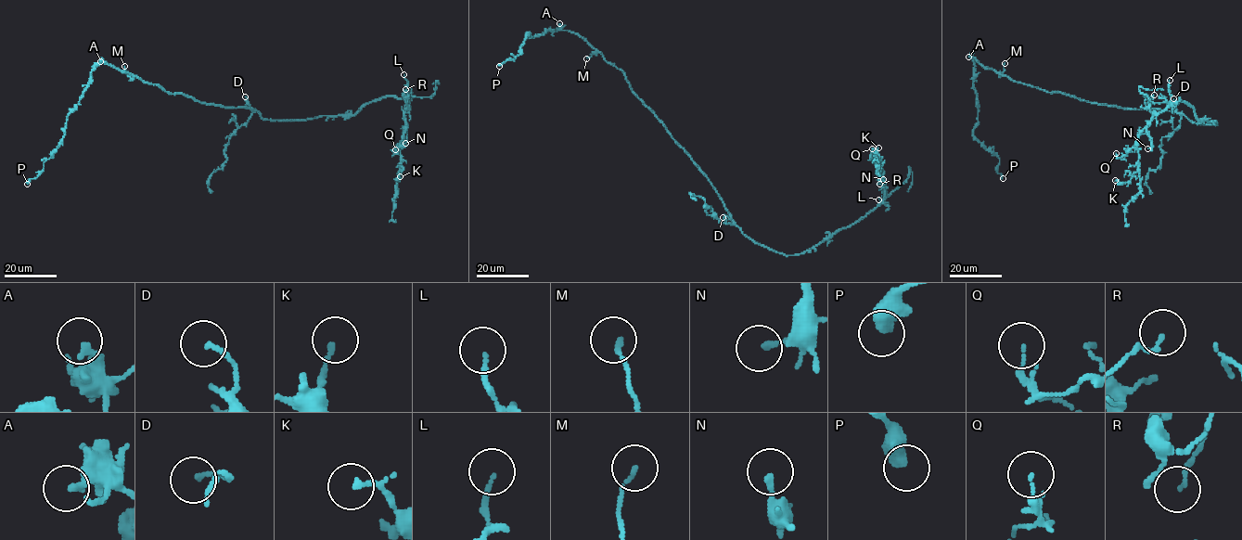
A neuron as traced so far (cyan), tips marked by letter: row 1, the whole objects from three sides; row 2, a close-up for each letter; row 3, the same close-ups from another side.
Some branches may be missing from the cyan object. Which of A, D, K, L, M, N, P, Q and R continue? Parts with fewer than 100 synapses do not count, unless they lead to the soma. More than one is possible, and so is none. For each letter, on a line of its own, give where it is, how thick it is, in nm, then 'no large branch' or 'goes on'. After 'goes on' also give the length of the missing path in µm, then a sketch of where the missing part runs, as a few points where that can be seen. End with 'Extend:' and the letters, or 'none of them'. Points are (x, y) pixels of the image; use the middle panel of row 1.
A: (559, 23) | 220 nm | no large branch
D: (723, 217) | 140 nm | no large branch
K: (878, 147) | 110 nm | no large branch
L: (878, 199) | 140 nm | no large branch
M: (586, 58) | 120 nm | no large branch
N: (883, 179) | 180 nm | no large branch
P: (499, 66) | 500 nm | no large branch
Q: (872, 148) | 80 nm | no large branch
R: (879, 184) | 130 nm | no large branch
Extend: none of them

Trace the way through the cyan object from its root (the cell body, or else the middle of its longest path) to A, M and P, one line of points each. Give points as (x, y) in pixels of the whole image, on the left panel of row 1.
A: (234, 108), (201, 103), (181, 93), (168, 93), (159, 85), (145, 83), (100, 61)
M: (234, 108), (201, 103), (181, 93), (168, 93), (156, 84), (145, 83), (137, 77), (131, 78), (124, 66)
P: (234, 108), (168, 93), (99, 63), (67, 117), (61, 142), (27, 184)

